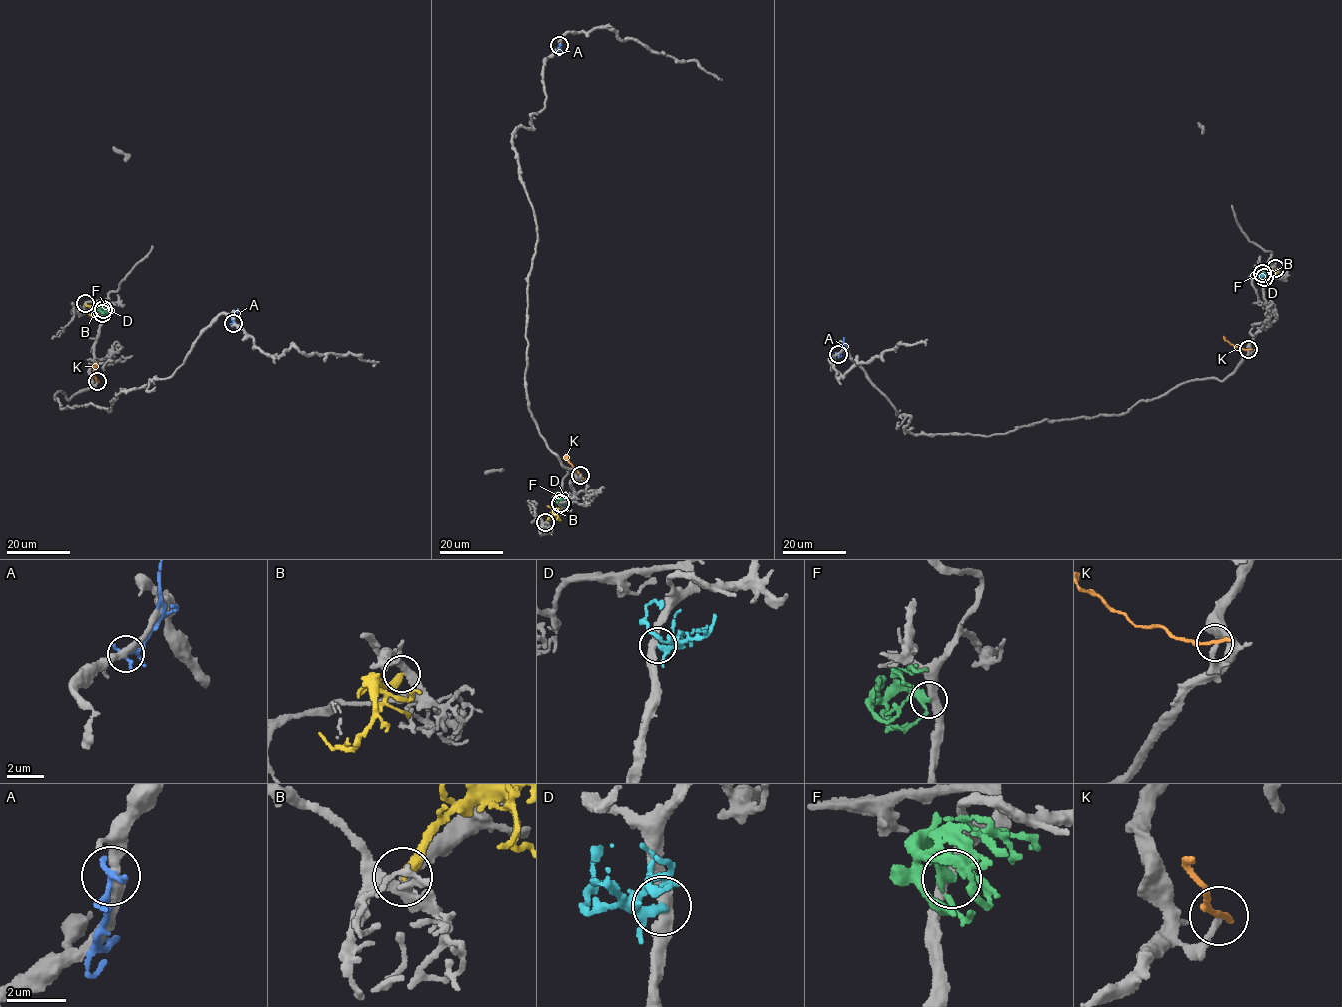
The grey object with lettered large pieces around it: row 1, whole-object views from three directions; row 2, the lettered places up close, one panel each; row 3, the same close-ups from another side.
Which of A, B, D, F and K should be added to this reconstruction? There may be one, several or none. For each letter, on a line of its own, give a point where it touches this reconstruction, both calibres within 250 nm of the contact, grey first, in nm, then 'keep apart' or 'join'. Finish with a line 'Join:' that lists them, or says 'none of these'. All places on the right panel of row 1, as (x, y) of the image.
A: contact (838, 354); calibres 380 and 200 nm; keep apart
B: contact (1275, 268); calibres 340 and 320 nm; keep apart
D: contact (1264, 277); calibres 400 and 180 nm; keep apart
F: contact (1262, 273); calibres 400 and 240 nm; keep apart
K: contact (1248, 349); calibres 220 and 240 nm; keep apart
Join: none of these

